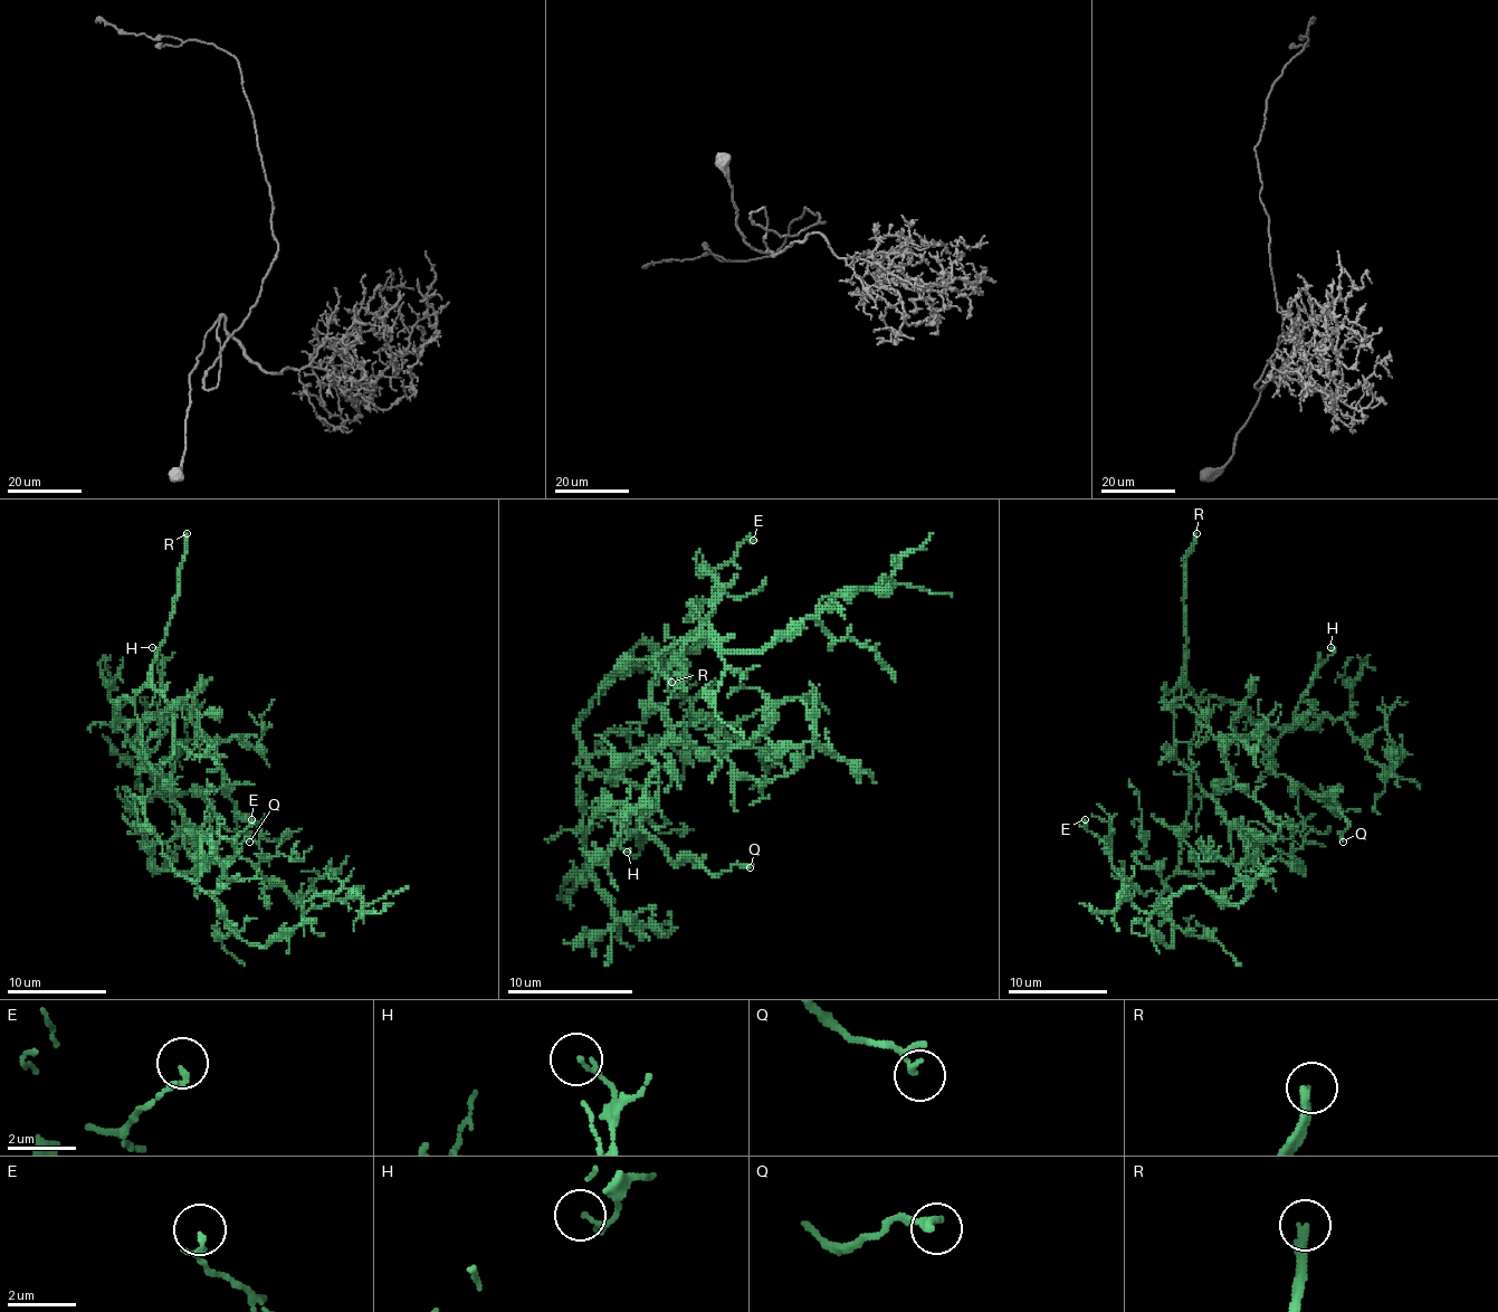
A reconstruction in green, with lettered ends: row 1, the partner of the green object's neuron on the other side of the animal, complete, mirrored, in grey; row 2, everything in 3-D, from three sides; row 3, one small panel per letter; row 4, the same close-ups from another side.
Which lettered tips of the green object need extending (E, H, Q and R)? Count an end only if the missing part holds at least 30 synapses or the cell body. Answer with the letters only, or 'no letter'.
R

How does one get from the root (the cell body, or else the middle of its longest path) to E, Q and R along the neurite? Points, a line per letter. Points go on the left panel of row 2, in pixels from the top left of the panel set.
E: (142, 742), (155, 775), (145, 826), (178, 874), (207, 893), (222, 889), (229, 881), (215, 846), (251, 819)
Q: (142, 742), (135, 707), (120, 697), (115, 724), (152, 775), (170, 779), (162, 789), (197, 791), (249, 842)
R: (142, 742), (135, 695), (148, 680), (164, 637), (187, 533)

